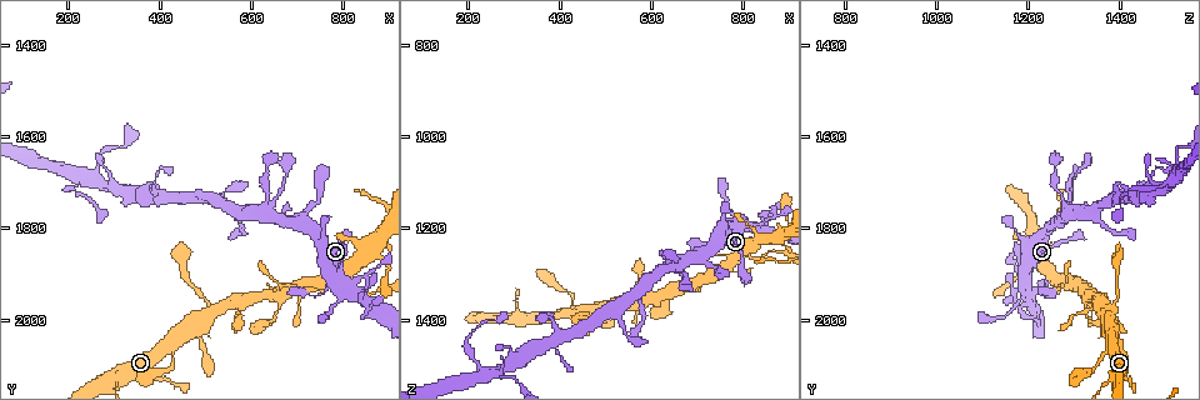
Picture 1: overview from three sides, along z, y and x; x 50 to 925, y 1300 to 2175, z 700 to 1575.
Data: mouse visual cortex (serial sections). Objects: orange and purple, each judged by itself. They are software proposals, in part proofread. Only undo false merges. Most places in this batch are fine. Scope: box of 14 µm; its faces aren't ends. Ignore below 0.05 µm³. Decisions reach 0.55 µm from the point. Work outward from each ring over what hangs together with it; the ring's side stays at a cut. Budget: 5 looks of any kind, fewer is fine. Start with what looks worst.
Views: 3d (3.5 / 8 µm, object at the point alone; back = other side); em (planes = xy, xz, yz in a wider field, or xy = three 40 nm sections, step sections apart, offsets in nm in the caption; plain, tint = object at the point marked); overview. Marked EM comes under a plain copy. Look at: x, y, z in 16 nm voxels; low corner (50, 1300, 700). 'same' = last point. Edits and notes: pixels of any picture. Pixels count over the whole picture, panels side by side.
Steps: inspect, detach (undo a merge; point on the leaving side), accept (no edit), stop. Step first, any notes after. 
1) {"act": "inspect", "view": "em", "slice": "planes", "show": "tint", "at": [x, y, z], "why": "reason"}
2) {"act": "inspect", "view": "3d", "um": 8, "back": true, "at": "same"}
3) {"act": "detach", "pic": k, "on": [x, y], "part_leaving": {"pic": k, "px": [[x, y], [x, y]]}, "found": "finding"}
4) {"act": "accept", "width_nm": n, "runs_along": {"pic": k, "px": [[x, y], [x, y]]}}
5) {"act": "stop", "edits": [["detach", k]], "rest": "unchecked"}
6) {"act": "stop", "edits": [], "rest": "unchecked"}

{"act": "inspect", "view": "3d", "um": 3.5, "at": [775, 1910, 1270], "why": "four-way junction"}

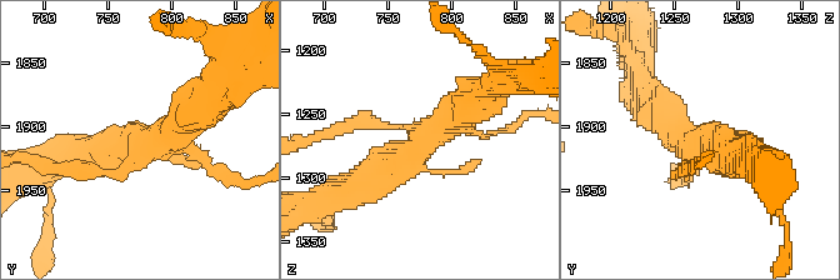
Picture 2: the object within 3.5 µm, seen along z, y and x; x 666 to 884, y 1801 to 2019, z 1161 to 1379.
{"act": "inspect", "view": "em", "slice": "planes", "show": "tint", "at": [776, 1910, 1272], "why": "need the tissue"}

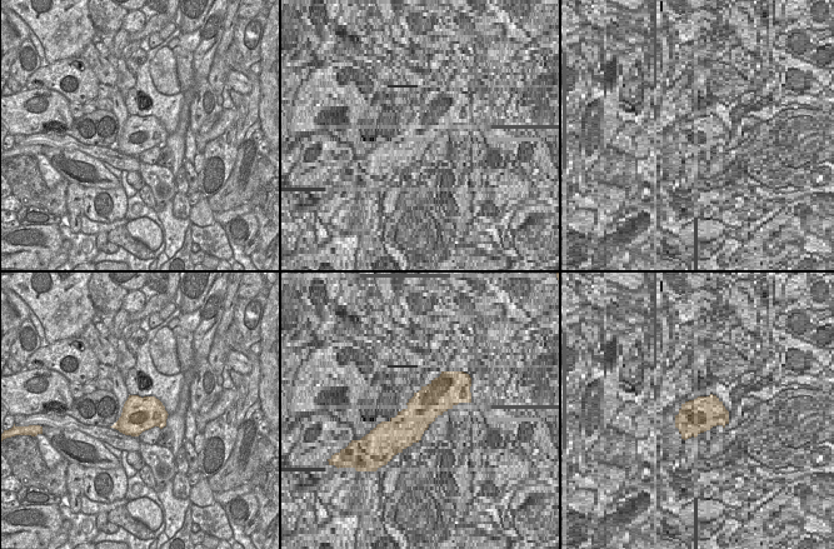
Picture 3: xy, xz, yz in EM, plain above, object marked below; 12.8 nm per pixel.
{"act": "accept", "runs_along": {"pic": 2, "px": [[358, 186], [408, 158], [484, 93]]}, "found": "one cell here"}

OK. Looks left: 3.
{"act": "inspect", "view": "3d", "um": 3.5, "at": [400, 1730, 1440], "why": "sharp bend"}

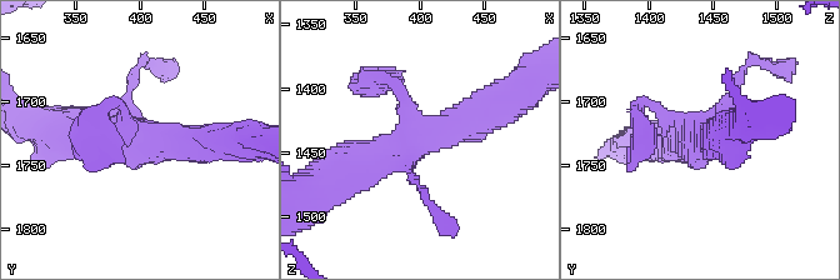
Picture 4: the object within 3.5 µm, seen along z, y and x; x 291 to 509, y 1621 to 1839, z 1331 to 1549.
{"act": "inspect", "view": "em", "slice": "planes", "show": "tint", "at": [398, 1728, 1440]}

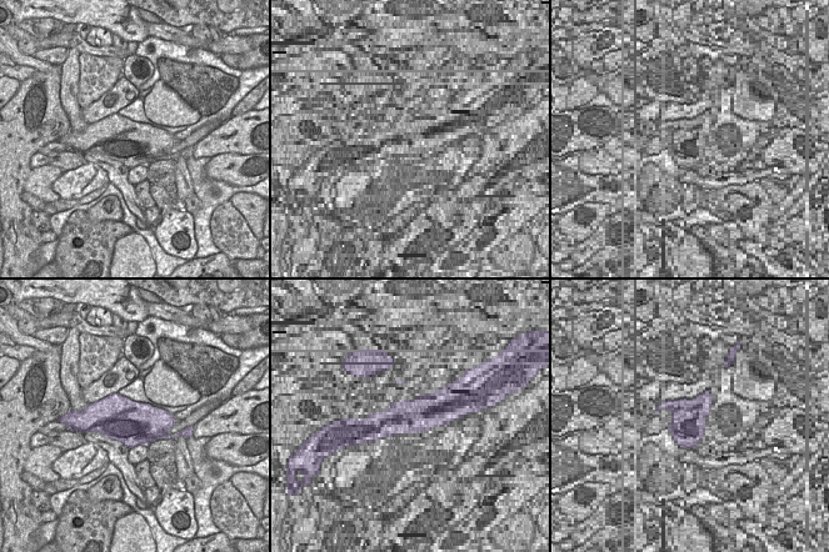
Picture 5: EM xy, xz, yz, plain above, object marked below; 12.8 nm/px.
{"act": "accept", "width_nm": 550, "runs_along": {"pic": 4, "px": [[491, 109], [338, 166]]}, "found": "continuous, no second cell"}

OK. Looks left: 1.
{"act": "stop", "edits": [], "rest": "unchecked"}

